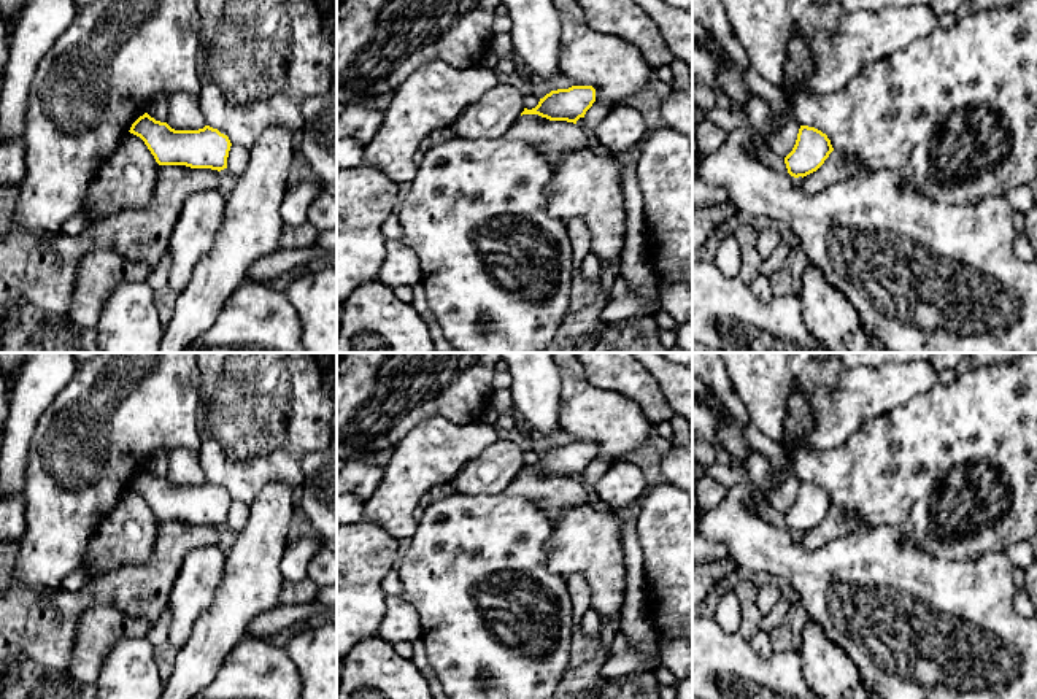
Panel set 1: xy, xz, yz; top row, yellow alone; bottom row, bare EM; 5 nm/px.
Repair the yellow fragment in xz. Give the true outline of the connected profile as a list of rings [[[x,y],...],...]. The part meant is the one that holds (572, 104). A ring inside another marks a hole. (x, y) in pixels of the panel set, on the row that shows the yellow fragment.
[[[572,86],[557,89],[540,98],[532,110],[524,108],[522,114],[538,114],[549,121],[567,121],[576,124],[584,118],[586,111],[596,102],[596,89],[592,86]]]

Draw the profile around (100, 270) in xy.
[[[111,249],[87,253],[75,270],[75,291],[65,321],[78,329],[95,329],[111,289],[122,280],[145,281],[151,272],[152,267],[129,261]]]

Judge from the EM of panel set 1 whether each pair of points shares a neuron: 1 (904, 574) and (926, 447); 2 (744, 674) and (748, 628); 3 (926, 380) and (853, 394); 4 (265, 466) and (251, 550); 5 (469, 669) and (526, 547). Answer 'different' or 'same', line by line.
1: different
2: different
3: same
4: different
5: same

